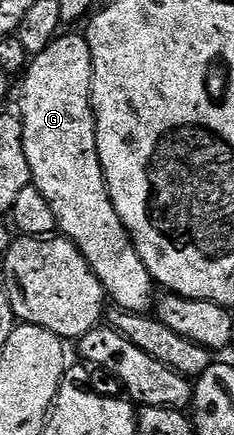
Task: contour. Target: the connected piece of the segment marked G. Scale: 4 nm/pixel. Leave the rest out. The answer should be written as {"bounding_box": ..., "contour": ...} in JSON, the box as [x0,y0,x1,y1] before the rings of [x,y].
{"bounding_box":[22,34,156,314],"contour":[[[59,34],[53,43],[39,55],[29,60],[24,72],[26,80],[22,83],[22,140],[24,157],[28,157],[28,169],[32,186],[44,193],[52,213],[58,222],[58,231],[80,249],[84,261],[96,273],[109,302],[115,308],[132,313],[147,314],[156,303],[156,284],[150,278],[144,261],[138,256],[138,250],[130,240],[126,226],[120,221],[116,209],[106,191],[106,178],[100,165],[100,153],[96,145],[96,125],[94,124],[94,70],[92,53],[85,34]]]}

